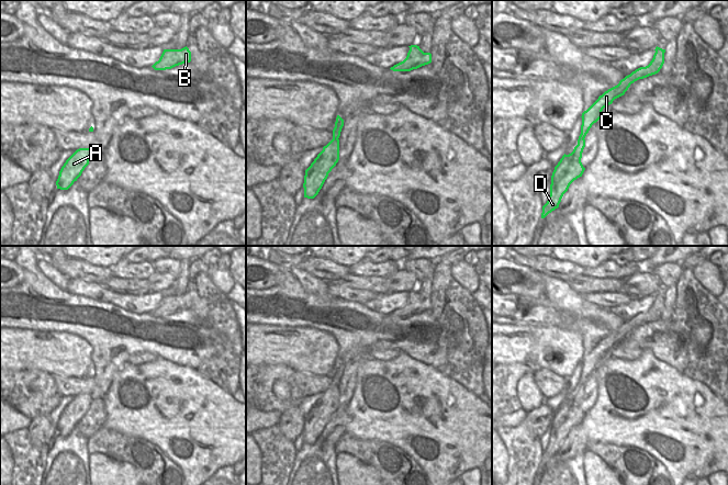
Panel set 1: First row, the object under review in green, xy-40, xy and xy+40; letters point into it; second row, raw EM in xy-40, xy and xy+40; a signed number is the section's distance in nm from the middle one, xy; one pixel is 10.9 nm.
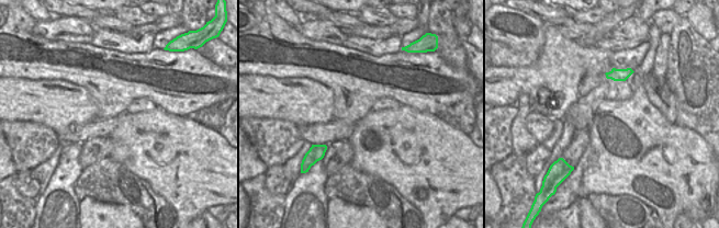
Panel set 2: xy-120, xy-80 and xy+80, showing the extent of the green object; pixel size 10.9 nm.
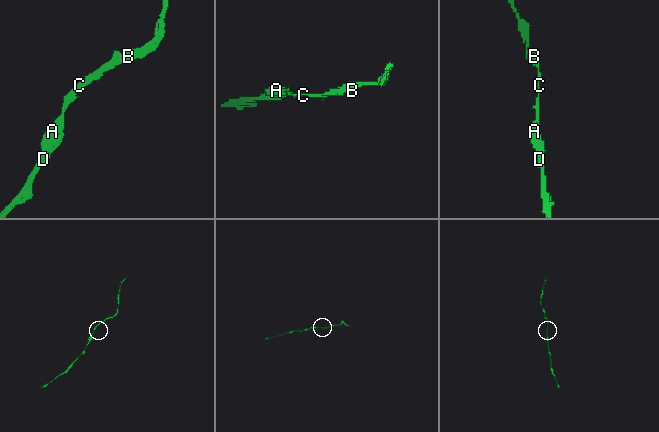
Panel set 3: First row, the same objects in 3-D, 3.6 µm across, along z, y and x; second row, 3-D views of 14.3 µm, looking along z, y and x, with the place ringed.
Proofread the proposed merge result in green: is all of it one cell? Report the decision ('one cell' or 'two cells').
one cell

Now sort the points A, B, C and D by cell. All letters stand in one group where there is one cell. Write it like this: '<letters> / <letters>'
A B C D

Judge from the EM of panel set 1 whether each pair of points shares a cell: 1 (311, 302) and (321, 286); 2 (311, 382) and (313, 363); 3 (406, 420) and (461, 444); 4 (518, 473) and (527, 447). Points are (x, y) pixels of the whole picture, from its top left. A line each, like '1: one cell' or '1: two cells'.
1: two cells
2: two cells
3: one cell
4: one cell

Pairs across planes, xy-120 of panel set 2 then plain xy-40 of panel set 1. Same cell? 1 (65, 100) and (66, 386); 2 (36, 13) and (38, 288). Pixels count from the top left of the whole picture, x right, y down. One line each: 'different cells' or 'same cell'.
1: different cells
2: different cells

